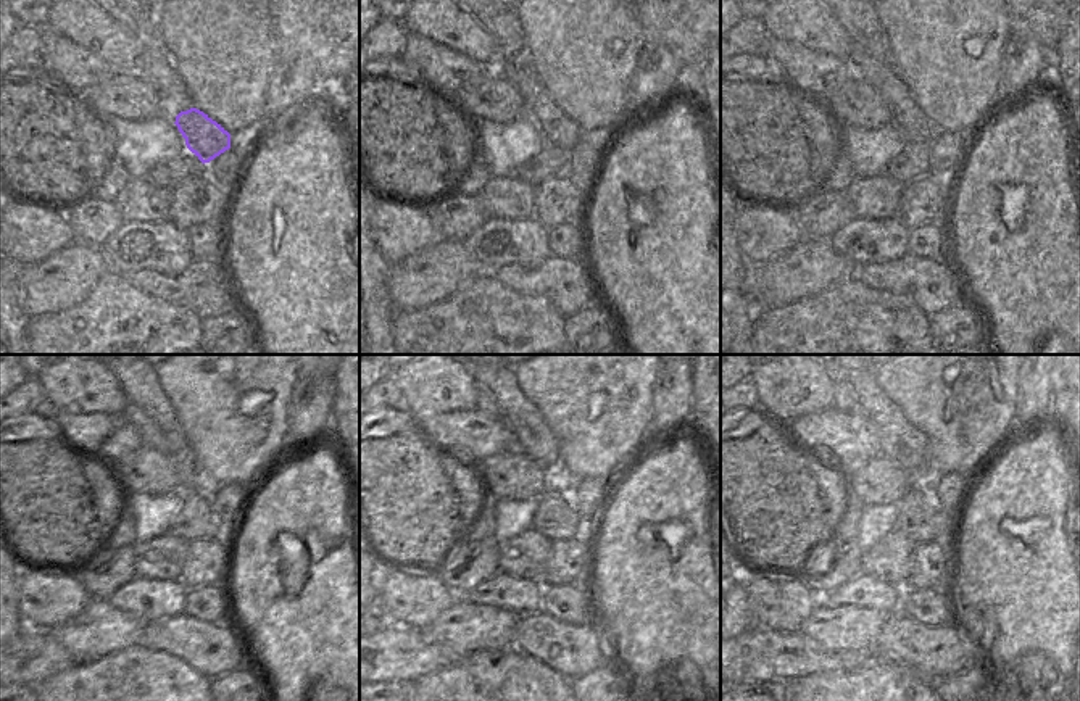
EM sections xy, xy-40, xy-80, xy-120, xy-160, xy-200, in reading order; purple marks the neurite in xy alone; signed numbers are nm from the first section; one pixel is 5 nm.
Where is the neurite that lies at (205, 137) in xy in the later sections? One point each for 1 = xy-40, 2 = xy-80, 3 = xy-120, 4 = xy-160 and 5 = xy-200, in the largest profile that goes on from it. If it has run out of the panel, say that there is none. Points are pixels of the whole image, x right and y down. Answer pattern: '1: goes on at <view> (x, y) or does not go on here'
1: goes on at xy-40 (556, 129)
2: goes on at xy-80 (906, 115)
3: goes on at xy-120 (181, 458)
4: goes on at xy-160 (486, 402)
5: goes on at xy-200 (843, 395)

